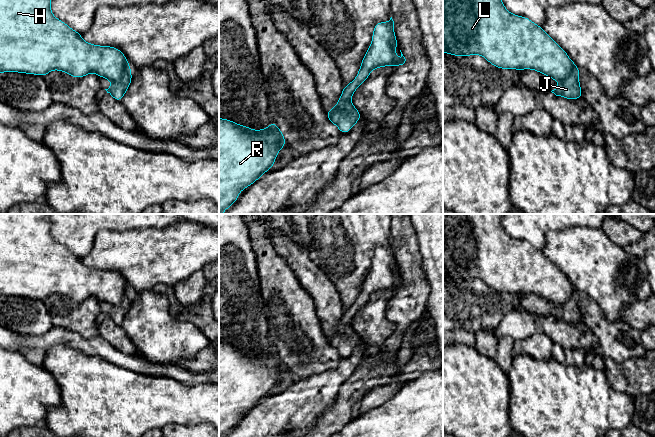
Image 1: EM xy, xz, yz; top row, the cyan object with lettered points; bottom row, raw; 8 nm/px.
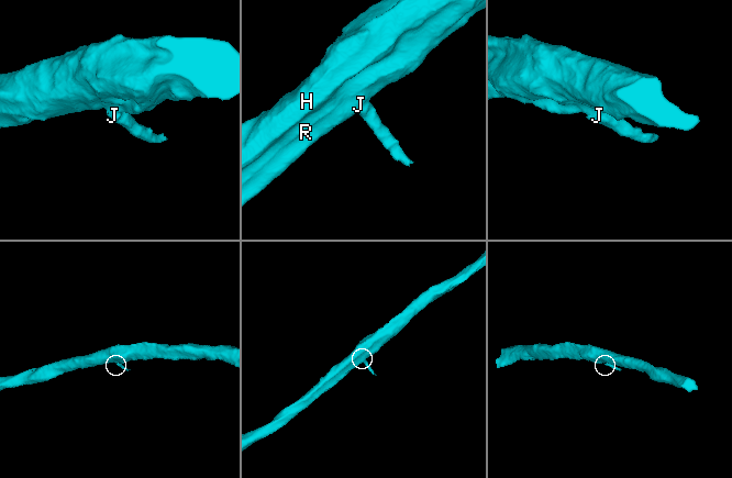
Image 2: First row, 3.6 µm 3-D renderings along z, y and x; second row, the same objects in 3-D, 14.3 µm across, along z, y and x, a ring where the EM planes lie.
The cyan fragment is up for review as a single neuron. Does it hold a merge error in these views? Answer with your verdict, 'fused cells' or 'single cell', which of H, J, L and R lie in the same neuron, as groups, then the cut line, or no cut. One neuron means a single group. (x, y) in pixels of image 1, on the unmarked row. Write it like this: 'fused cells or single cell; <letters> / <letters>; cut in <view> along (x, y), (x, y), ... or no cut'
fused cells; H L R / J; cut in xy along (128, 289), (118, 303), (110, 304)

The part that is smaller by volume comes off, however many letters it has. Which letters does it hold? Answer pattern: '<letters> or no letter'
J

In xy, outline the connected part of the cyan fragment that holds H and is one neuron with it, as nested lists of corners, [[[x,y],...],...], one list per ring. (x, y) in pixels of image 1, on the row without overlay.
[[[0,214],[0,297],[18,296],[44,301],[52,294],[83,302],[95,297],[100,302],[119,304],[129,290],[124,277],[112,270],[93,269],[84,265],[81,258],[51,236],[51,220],[47,214]]]

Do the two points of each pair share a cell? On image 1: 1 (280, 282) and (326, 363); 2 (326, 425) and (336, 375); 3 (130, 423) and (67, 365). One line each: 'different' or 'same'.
1: same
2: different
3: same

